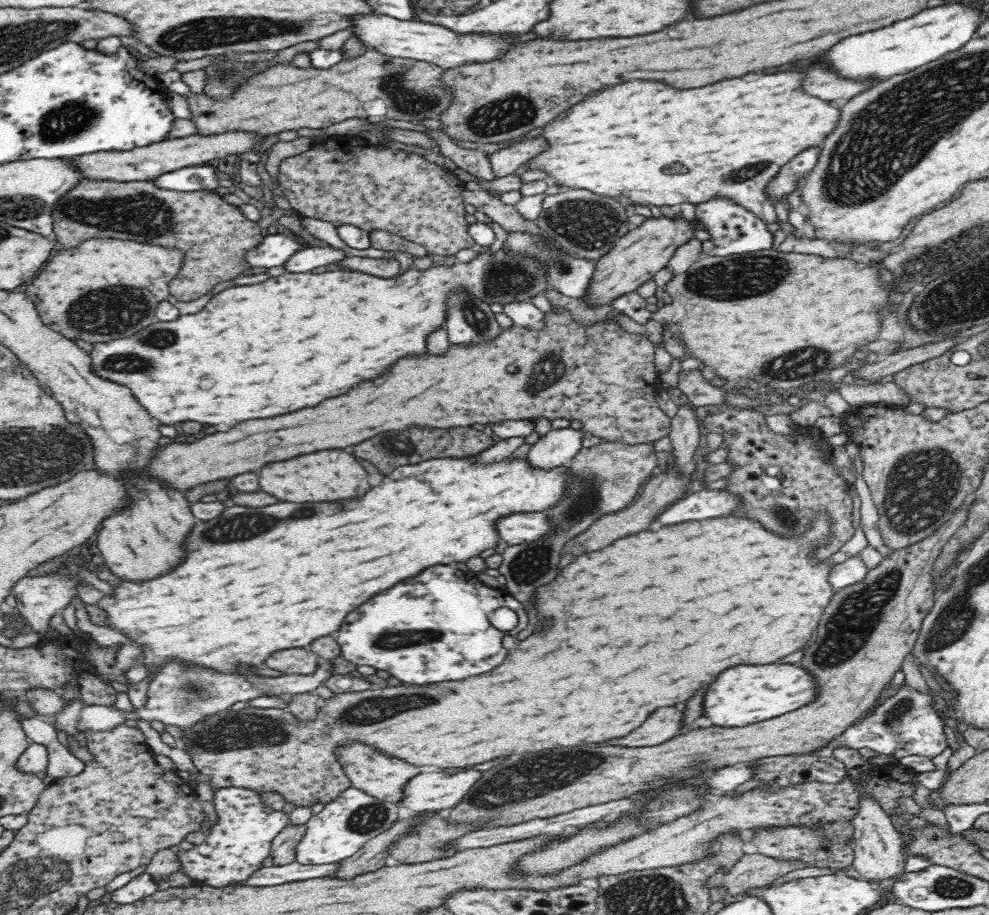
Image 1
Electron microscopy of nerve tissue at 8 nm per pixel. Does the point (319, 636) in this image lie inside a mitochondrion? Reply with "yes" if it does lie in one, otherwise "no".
no

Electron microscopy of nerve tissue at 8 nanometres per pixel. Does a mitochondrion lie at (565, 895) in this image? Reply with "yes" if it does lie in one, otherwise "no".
no

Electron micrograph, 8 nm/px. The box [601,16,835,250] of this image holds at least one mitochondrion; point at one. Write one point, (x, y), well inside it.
(746, 173)

